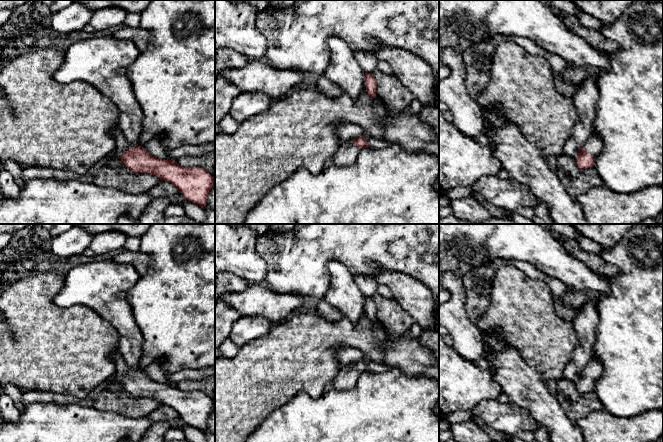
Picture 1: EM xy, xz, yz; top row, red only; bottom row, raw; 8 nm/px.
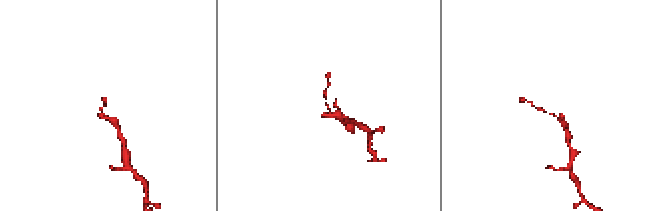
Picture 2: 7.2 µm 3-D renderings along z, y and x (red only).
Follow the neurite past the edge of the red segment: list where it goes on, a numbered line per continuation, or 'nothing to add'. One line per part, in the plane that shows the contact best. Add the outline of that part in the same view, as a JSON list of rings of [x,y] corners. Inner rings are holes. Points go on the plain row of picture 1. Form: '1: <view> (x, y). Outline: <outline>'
1: xy (122, 368). Outline: [[[118,350],[114,351],[112,358],[114,359],[115,365],[116,365],[114,378],[117,381],[121,381],[124,375],[127,375],[137,369],[137,368],[128,366]]]

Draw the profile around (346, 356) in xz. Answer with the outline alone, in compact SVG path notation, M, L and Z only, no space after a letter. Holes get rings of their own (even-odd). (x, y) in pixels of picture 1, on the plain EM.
M342 347L336 351L336 358L341 367L343 366L352 366L359 362L360 360L365 359L365 355L362 351L350 348Z

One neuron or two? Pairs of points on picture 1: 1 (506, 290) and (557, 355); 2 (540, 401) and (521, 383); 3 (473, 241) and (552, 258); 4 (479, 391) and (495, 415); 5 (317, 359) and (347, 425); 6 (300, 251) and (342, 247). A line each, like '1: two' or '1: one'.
1: one
2: one
3: one
4: two
5: two
6: one

